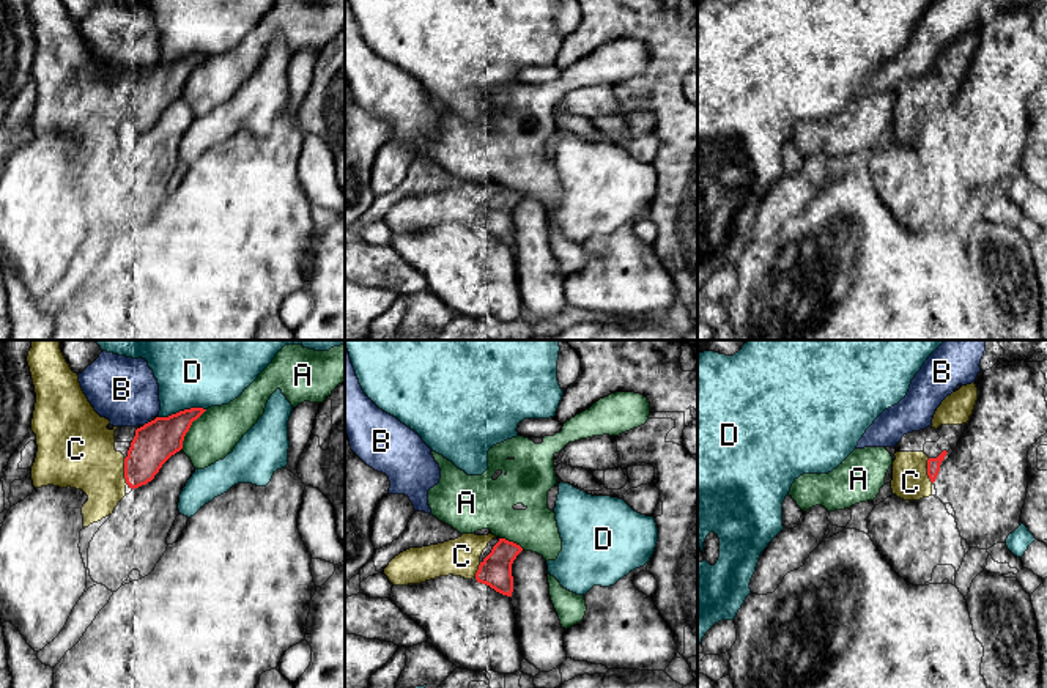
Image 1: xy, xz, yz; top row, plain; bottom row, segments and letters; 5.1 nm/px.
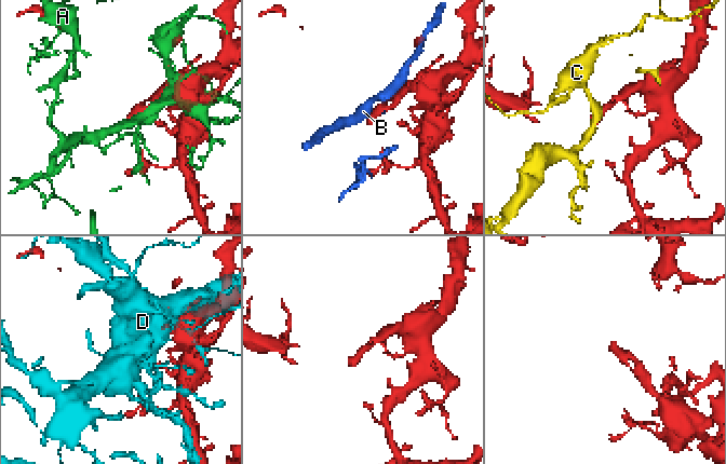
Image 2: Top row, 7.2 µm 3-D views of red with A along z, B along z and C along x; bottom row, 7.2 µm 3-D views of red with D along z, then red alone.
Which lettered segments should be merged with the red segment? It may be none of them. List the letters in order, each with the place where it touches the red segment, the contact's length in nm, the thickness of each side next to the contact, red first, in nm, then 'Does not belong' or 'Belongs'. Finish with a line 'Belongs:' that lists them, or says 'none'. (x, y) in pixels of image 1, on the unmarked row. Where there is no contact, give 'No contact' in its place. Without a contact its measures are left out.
A: Touches red at xy (189, 74). Shared border 240 nm. Thickness 220 nm (red) against 240 nm. Does not belong
B: Touches red at xy (145, 71). Shared border 40 nm. Thickness 220 nm (red) against 340 nm. Does not belong
C: Touches red at xy (125, 118). Shared border 140 nm. Thickness 220 nm (red) against 360 nm. Belongs
D: Touches red at xy (181, 59). Shared border 260 nm. Thickness 220 nm (red) against 280 nm. Does not belong
Belongs: C

